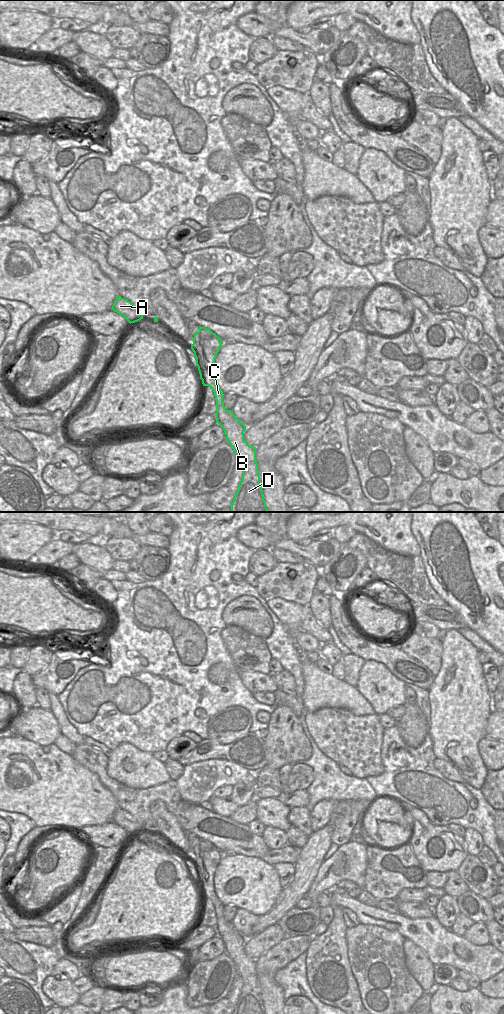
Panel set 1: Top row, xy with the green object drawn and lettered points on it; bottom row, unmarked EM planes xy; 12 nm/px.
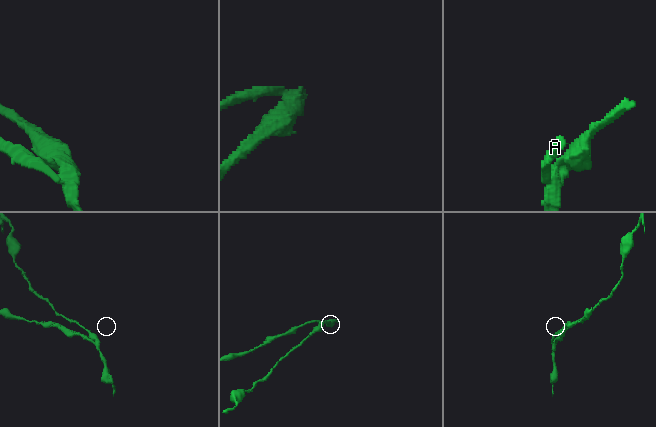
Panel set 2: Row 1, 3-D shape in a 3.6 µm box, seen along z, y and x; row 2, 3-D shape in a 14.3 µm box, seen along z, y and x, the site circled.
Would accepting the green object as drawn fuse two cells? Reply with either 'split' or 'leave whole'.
split

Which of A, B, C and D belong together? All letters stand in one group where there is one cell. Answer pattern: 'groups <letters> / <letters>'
groups A / B C D

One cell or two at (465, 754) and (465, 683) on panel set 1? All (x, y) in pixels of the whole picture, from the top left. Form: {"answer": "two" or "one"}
{"answer": "one"}

